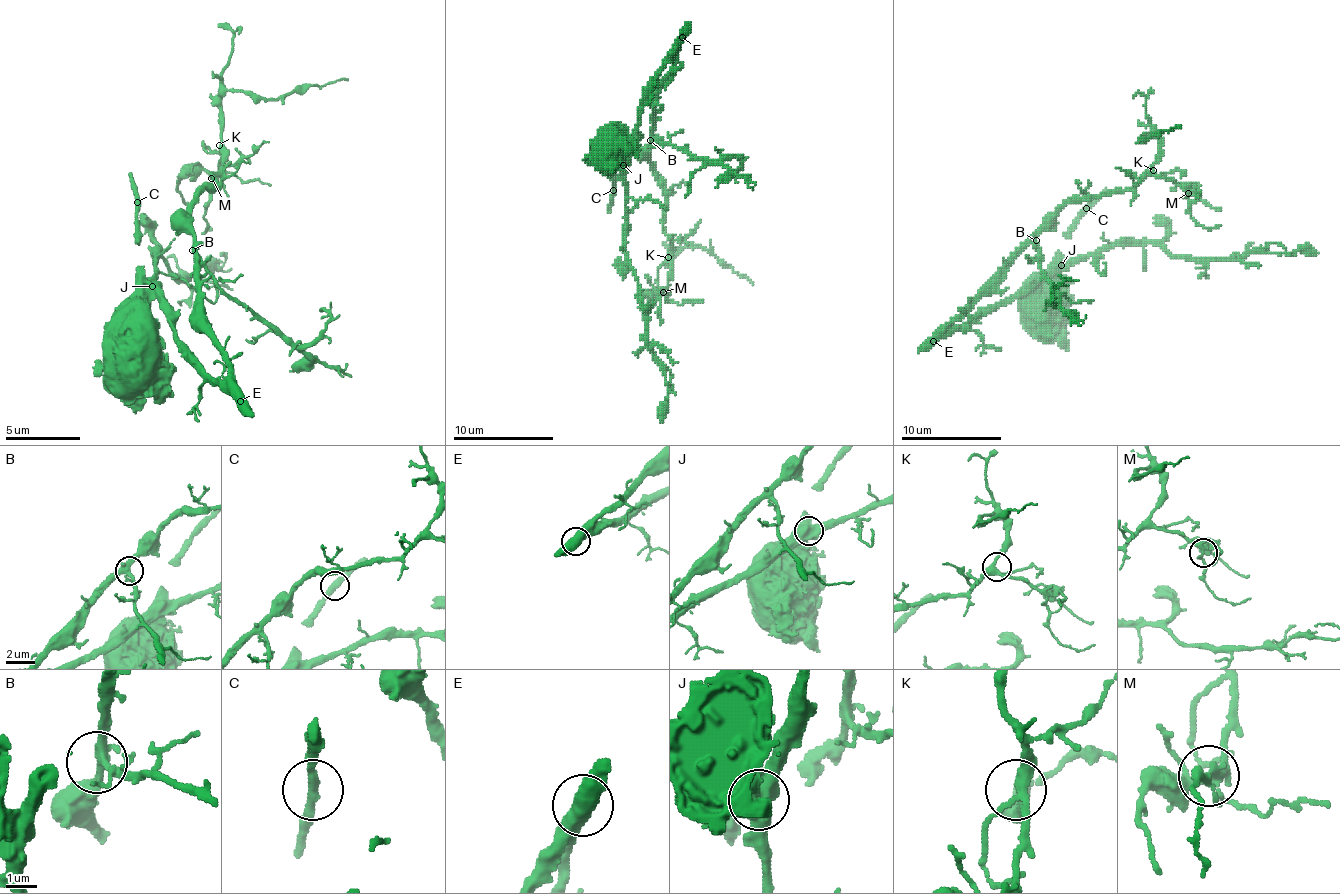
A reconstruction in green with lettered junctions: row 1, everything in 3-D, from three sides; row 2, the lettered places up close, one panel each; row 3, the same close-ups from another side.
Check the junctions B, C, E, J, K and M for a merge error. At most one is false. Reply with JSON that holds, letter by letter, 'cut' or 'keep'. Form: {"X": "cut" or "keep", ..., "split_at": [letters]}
{"B": "keep", "C": "keep", "E": "keep", "J": "cut", "K": "keep", "M": "keep", "split_at": ["J"]}

